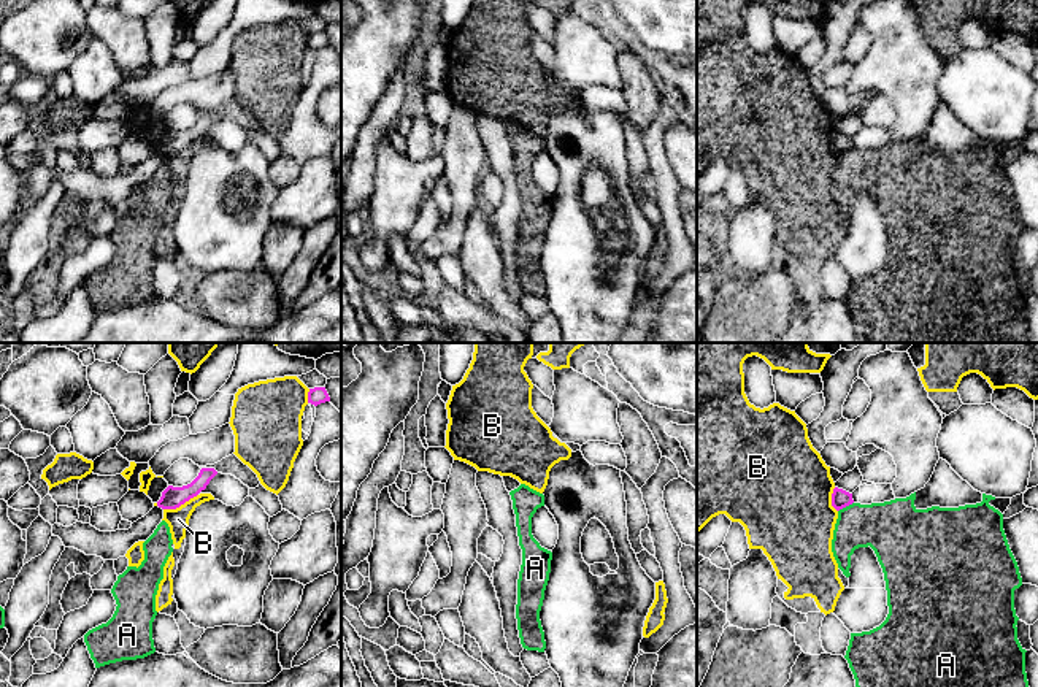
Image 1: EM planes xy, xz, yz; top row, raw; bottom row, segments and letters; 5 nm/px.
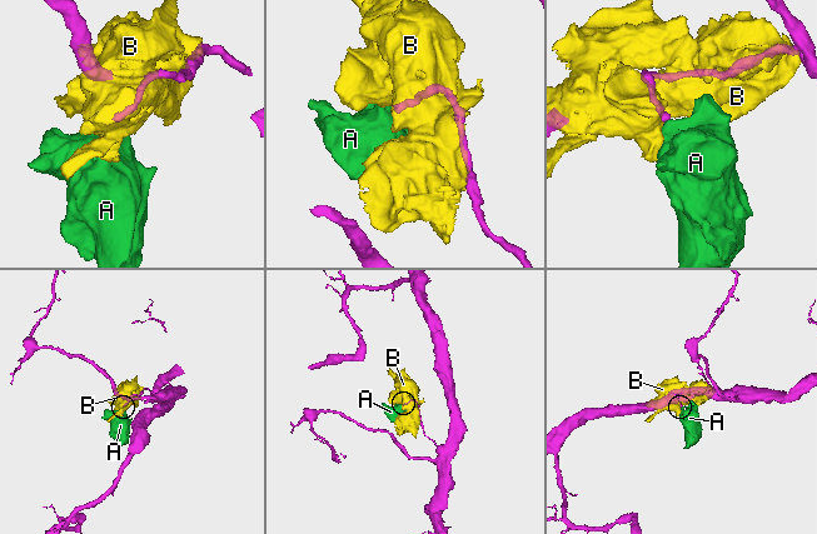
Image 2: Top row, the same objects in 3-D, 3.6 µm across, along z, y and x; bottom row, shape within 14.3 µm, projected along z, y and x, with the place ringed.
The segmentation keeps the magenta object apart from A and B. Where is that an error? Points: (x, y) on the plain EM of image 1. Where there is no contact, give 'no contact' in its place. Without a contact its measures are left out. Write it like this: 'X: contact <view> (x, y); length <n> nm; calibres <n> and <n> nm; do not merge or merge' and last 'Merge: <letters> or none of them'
A: contact yz (845, 151); length 90 nm; calibres 100 and 260 nm; do not merge
B: contact xy (180, 149); length 190 nm; calibres 110 and 110 nm; do not merge
Merge: none of them

